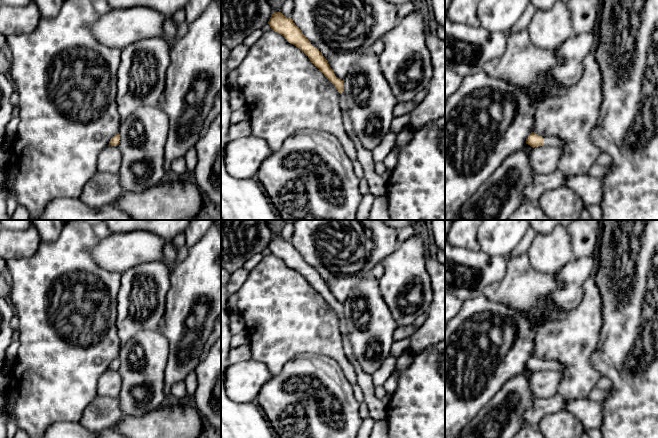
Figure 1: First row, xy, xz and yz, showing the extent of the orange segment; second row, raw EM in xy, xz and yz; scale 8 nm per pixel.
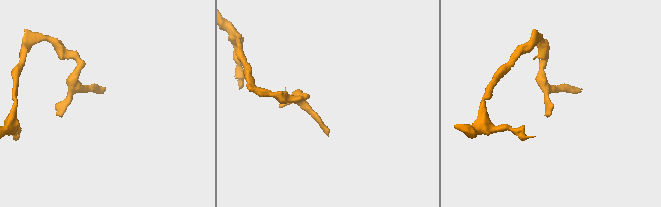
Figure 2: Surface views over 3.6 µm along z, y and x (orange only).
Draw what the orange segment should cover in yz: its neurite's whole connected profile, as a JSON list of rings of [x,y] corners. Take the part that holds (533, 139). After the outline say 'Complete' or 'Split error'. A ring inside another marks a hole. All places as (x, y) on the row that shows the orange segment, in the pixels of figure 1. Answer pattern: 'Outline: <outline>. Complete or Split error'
Outline: [[[531,132],[526,139],[526,144],[533,148],[537,146],[555,146],[561,148],[565,145],[565,142],[555,136],[541,136]]]. Split error

